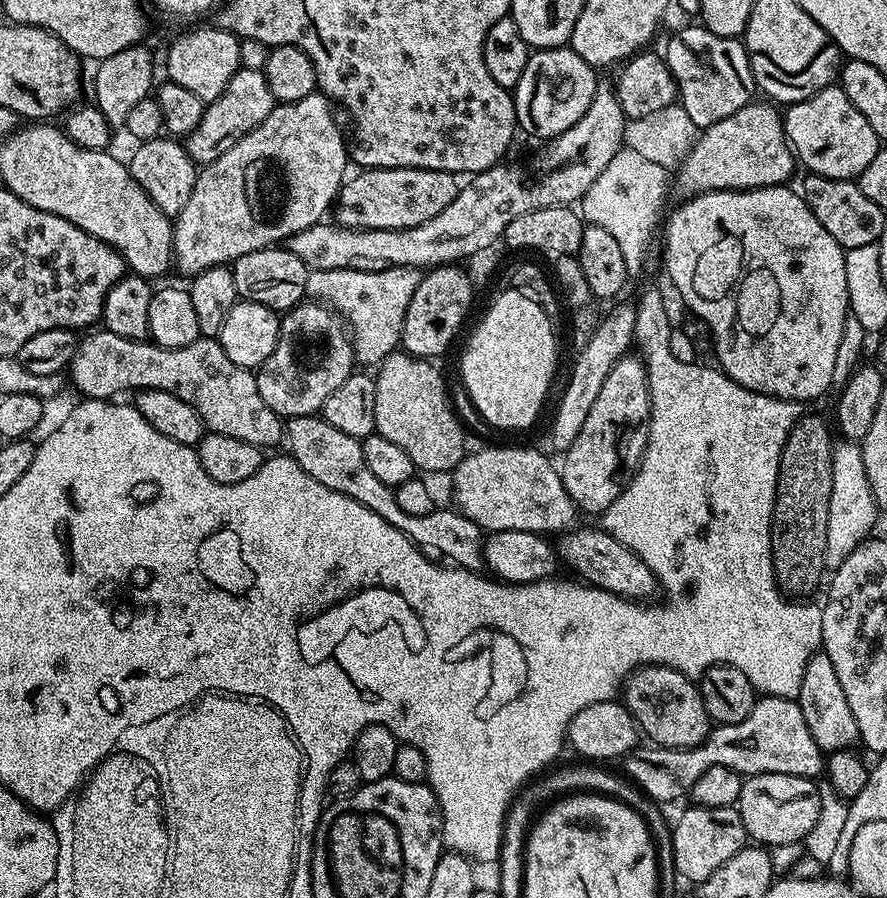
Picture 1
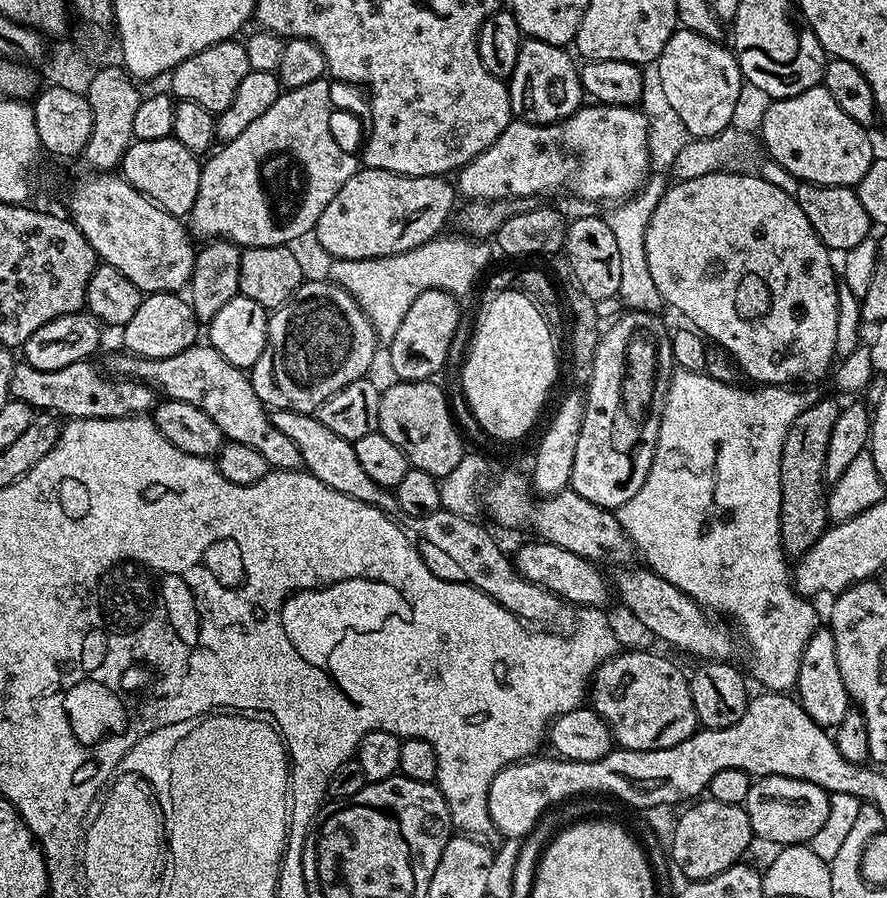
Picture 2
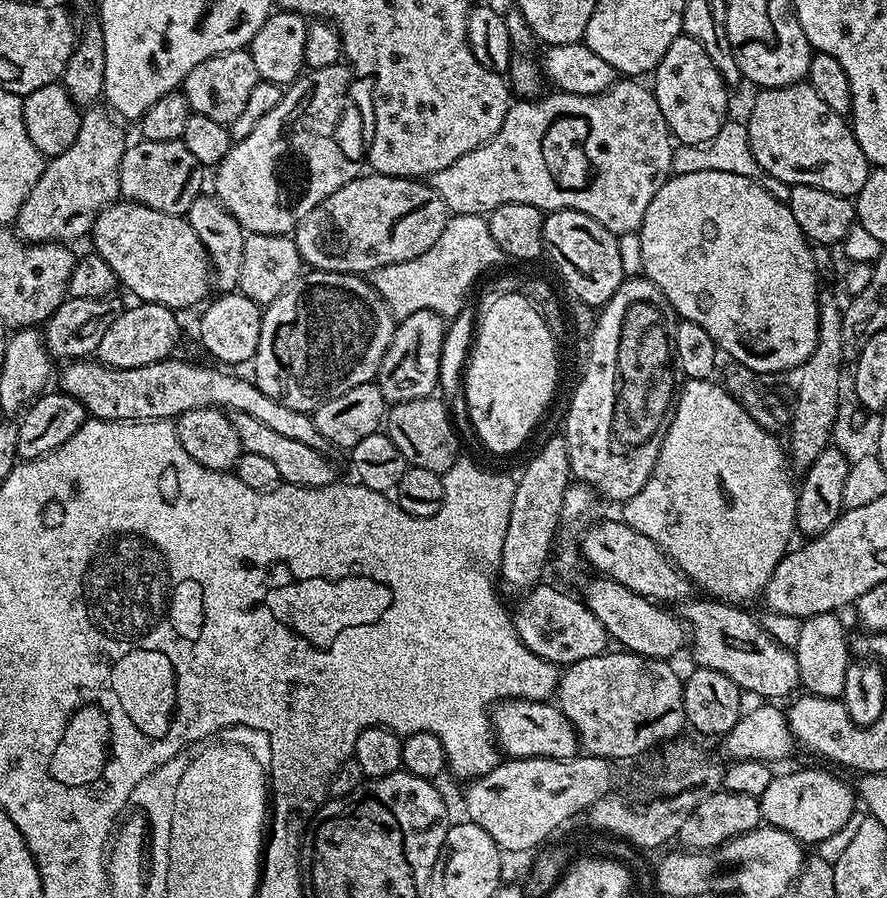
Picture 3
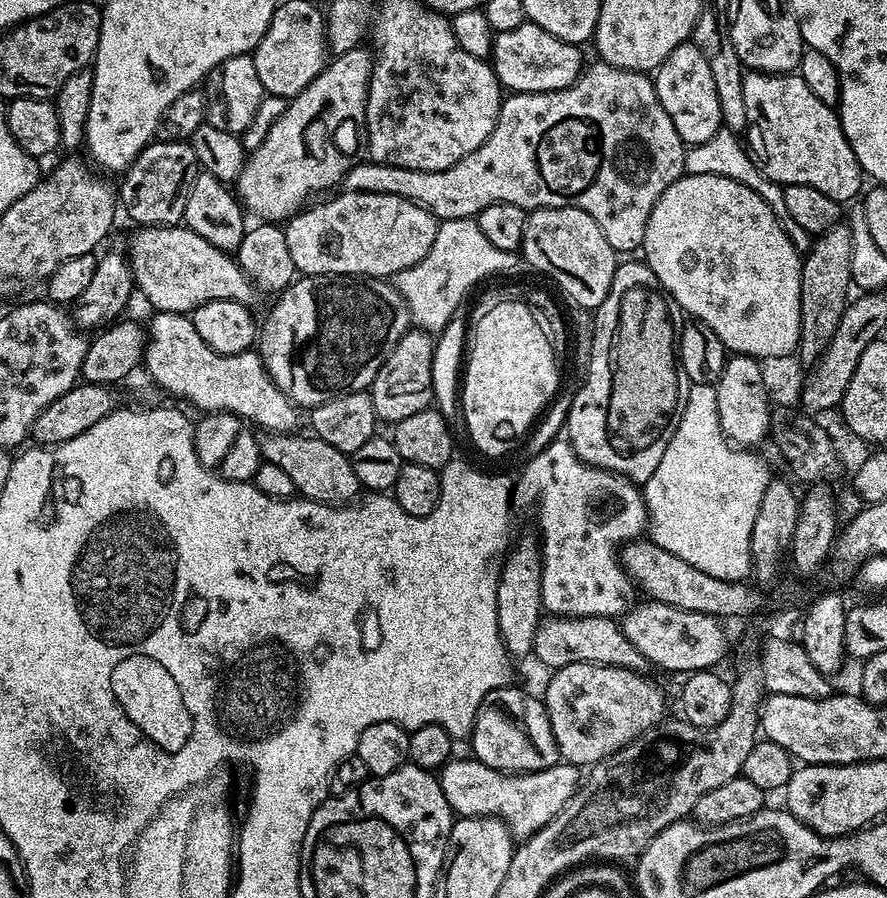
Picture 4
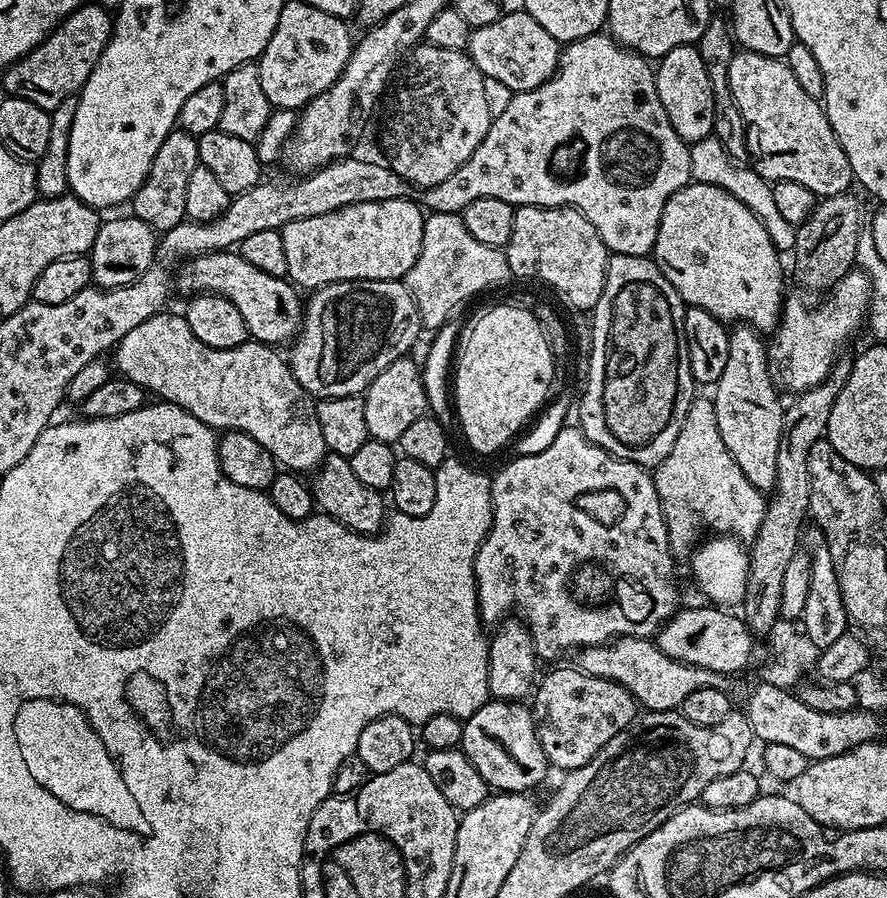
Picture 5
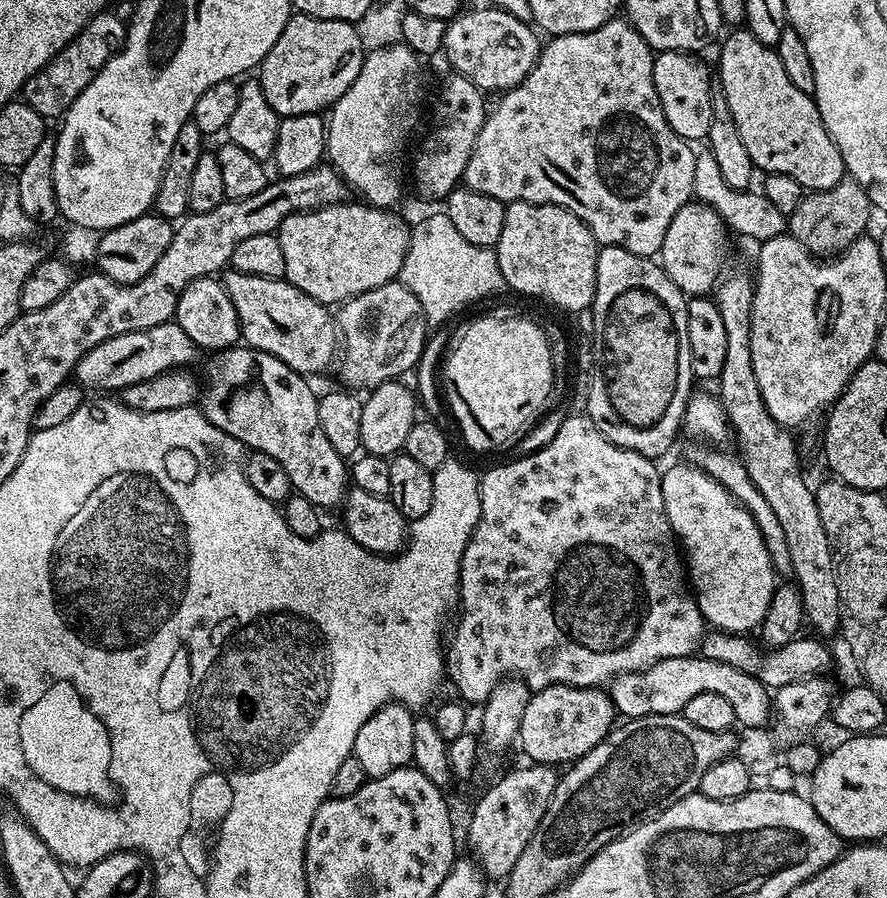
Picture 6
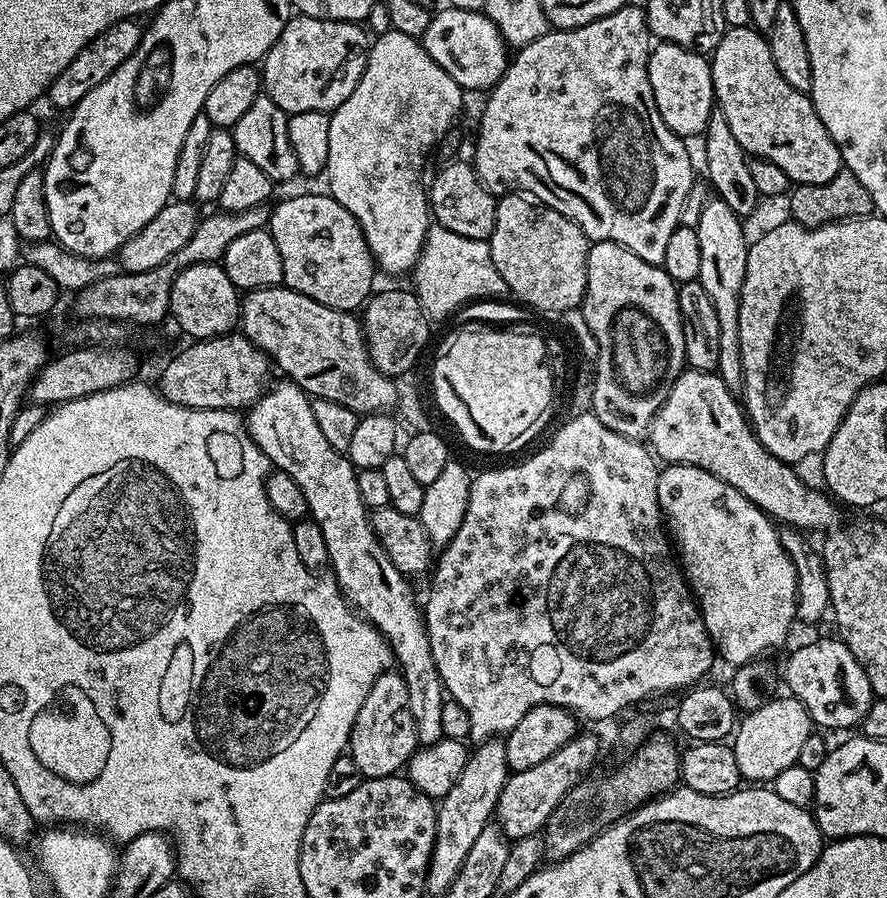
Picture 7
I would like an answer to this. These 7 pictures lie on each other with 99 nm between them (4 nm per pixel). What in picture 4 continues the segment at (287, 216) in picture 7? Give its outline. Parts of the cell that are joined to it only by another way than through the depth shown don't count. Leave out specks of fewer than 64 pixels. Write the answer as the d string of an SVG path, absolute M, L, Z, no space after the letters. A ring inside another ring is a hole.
M341 191L341 196L325 204L313 203L296 213L283 225L290 258L294 258L297 273L305 276L371 276L394 278L402 270L422 262L434 246L438 221L421 204L398 198L398 194L370 194Z

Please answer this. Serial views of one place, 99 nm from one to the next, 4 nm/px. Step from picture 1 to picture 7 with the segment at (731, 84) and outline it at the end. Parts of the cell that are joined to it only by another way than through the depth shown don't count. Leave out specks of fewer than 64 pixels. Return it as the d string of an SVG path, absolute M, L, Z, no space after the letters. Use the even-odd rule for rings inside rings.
M660 42L649 51L648 77L662 122L678 137L699 137L708 124L716 98L709 57L677 44Z

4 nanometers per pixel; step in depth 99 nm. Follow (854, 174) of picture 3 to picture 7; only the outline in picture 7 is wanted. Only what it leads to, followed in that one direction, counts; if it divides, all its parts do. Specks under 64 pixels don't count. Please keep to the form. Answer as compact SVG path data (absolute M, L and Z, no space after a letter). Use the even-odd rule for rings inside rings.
M751 26L728 28L718 46L710 53L710 63L716 91L715 103L722 114L726 114L726 122L730 122L734 138L738 138L738 146L742 146L749 157L774 162L774 166L786 170L789 181L796 184L830 182L834 174L842 171L838 146L834 138L830 138L826 126L822 126L822 118L818 118L814 110L811 95L794 90L794 86L790 86L790 82L778 74L778 66L774 66L774 54L770 54L763 31Z

